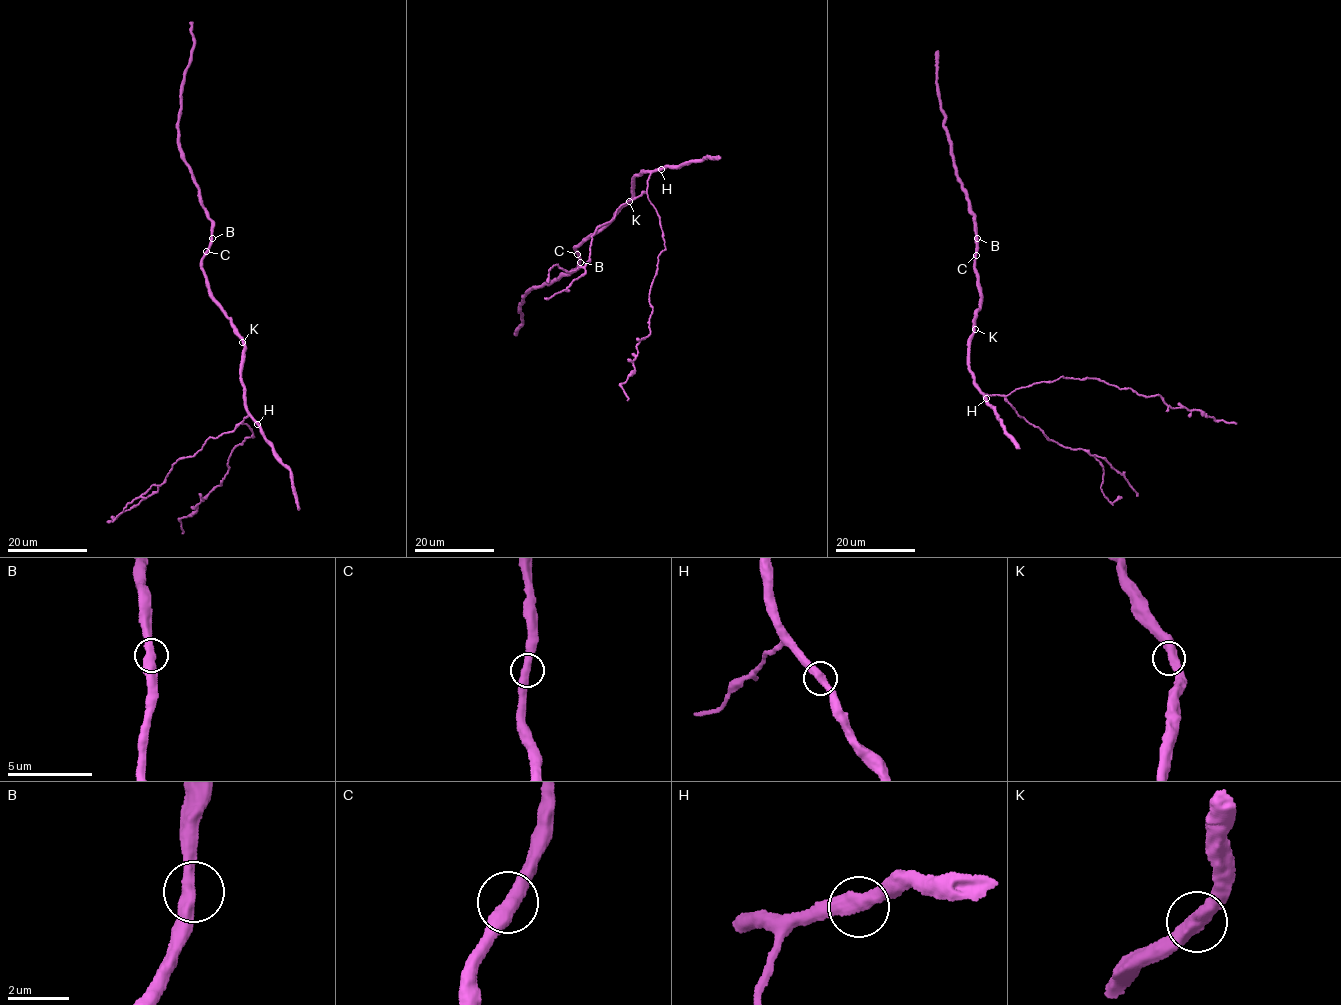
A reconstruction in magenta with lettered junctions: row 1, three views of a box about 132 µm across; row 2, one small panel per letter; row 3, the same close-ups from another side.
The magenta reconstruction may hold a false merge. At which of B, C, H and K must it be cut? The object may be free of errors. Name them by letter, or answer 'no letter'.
no letter

